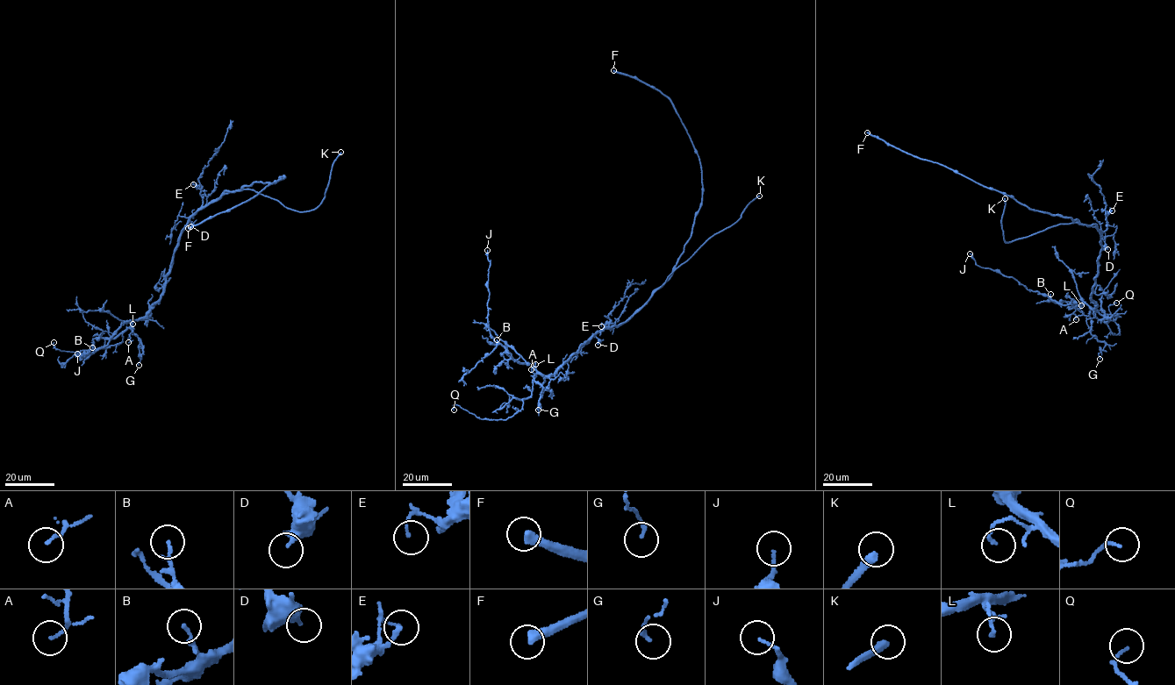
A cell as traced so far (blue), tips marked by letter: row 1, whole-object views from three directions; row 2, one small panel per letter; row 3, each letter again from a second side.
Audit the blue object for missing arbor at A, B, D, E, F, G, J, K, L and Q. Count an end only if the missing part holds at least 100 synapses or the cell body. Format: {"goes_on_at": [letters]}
{"goes_on_at": ["F", "K"]}

